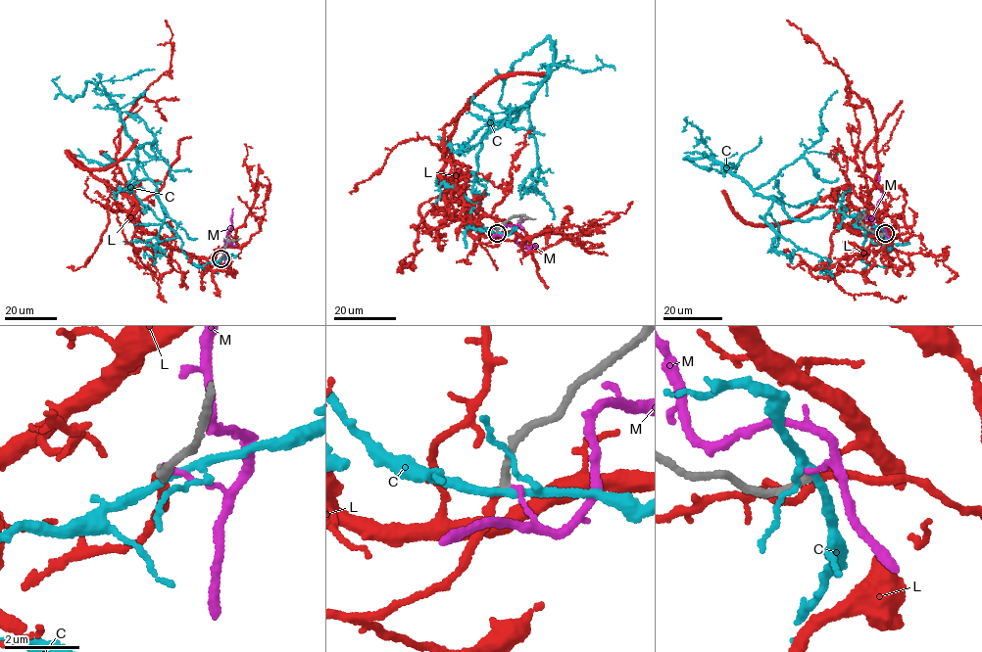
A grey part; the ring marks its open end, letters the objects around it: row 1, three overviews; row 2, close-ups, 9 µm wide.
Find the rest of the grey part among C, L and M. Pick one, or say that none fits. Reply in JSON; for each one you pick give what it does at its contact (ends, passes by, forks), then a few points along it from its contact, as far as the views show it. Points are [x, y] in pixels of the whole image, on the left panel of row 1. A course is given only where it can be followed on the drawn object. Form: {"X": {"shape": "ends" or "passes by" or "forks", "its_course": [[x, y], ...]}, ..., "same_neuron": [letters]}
{"L": {"shape": "ends", "its_course": [[220, 258], [209, 268], [127, 219], [136, 202], [66, 152], [82, 167], [99, 169], [124, 158], [137, 139]]}, "same_neuron": ["L"]}

